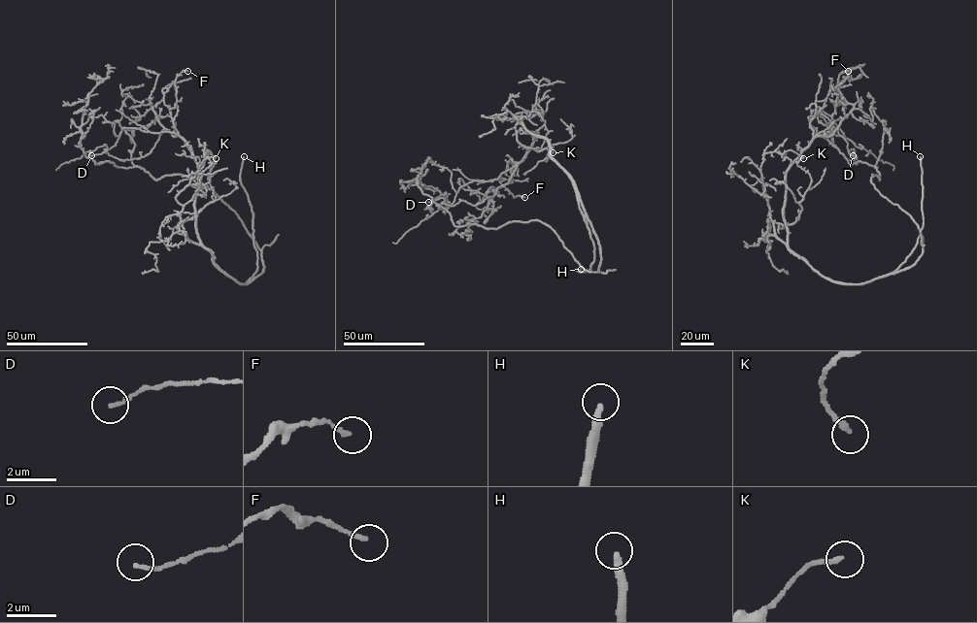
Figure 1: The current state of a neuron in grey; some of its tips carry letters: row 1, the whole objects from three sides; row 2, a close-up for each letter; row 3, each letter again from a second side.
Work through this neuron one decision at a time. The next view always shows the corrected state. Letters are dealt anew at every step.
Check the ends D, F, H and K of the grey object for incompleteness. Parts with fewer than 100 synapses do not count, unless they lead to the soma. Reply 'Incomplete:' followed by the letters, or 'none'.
Incomplete: H

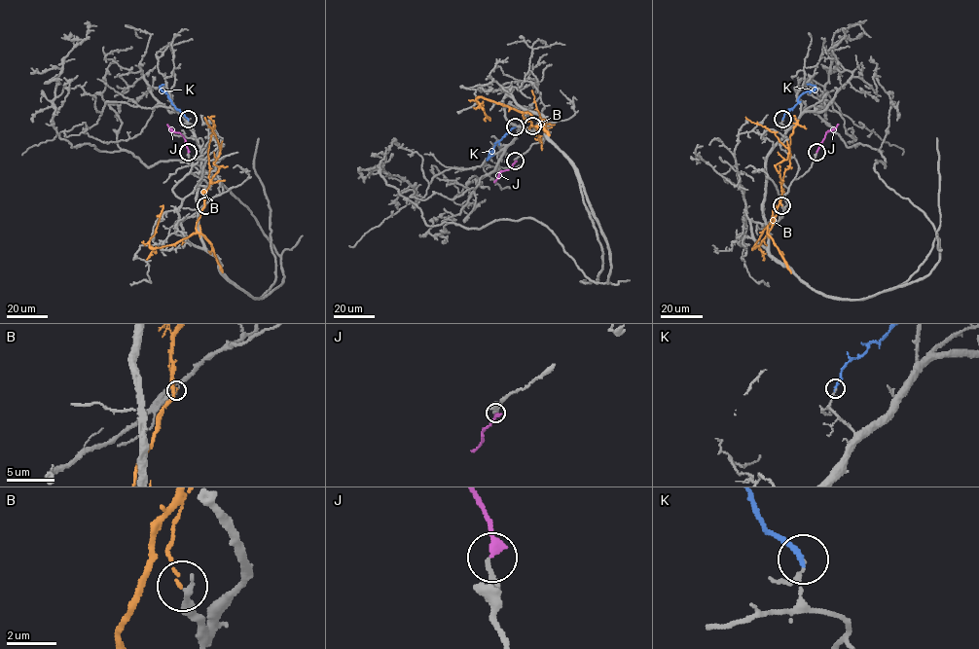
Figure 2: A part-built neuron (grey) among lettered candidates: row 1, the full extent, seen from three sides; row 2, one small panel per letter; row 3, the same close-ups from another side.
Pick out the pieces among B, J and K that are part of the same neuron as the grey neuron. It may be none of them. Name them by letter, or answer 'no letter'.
J

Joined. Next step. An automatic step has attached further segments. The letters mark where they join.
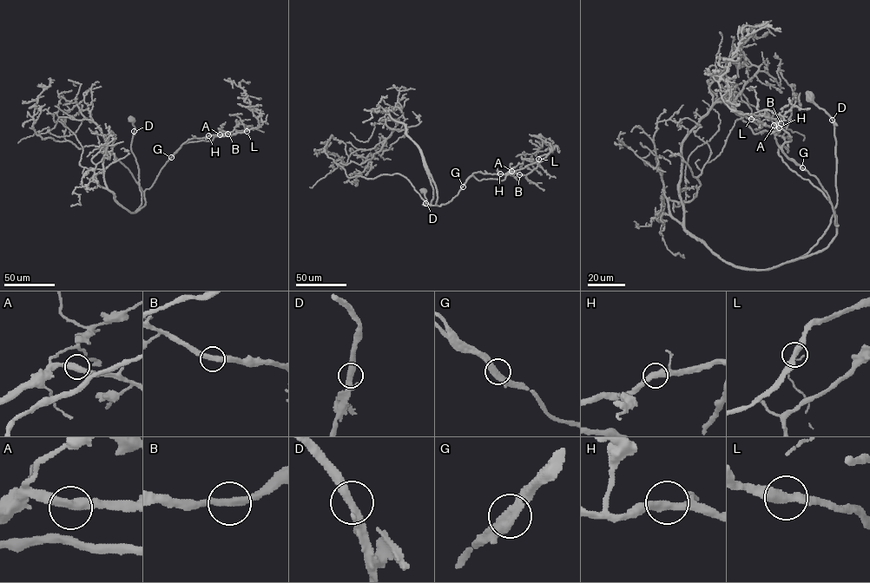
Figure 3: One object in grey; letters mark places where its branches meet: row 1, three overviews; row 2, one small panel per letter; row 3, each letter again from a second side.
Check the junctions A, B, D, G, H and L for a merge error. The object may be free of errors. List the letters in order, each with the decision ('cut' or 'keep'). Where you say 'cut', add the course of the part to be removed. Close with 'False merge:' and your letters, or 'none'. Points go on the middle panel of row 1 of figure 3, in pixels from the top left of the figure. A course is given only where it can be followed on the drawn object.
A: keep
B: keep
D: keep
G: cut; foreign part runs (463, 186), (474, 173), (504, 174), (511, 171), (526, 175), (536, 168), (554, 147), (529, 134)
H: keep
L: keep
False merge: G

